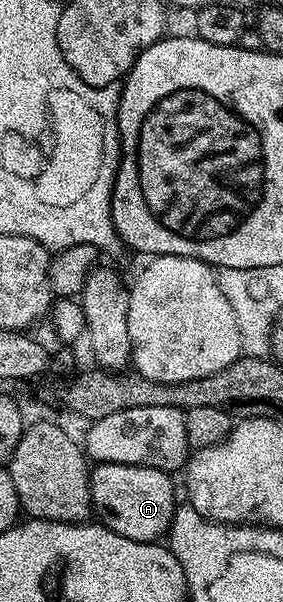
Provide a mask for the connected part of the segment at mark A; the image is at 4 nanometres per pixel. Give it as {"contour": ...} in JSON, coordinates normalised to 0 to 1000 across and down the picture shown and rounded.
{"contour":[[[431,769],[339,771],[314,784],[314,804],[339,860],[406,885],[435,892],[463,892],[463,899],[558,900],[572,892],[594,890],[597,874],[611,869],[611,852],[633,841],[625,822],[611,817],[611,796],[615,791],[601,784],[565,782],[544,776],[435,772]]]}

